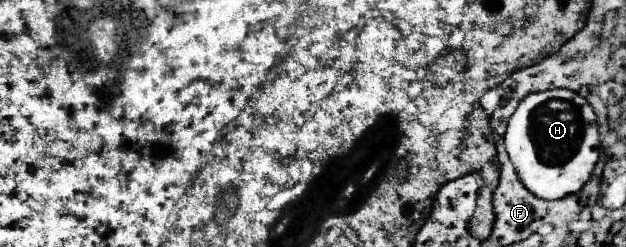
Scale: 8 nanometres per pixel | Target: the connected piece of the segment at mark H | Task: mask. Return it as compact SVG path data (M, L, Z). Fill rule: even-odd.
M550 89L526 95L508 121L504 135L506 151L524 187L540 199L560 199L578 193L590 179L598 161L598 127L586 123L582 111L592 107L570 89Z

